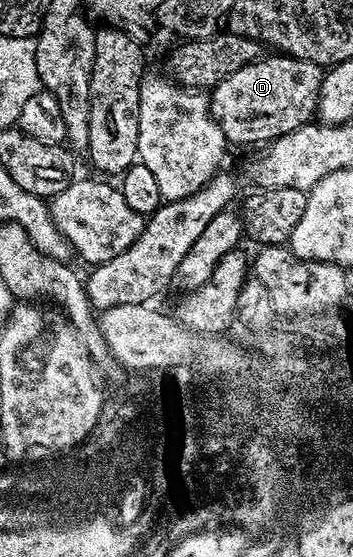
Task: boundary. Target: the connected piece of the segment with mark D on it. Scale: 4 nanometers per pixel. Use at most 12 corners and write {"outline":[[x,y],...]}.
{"outline":[[265,56],[212,87],[226,143],[268,144],[317,114],[322,67]]}

